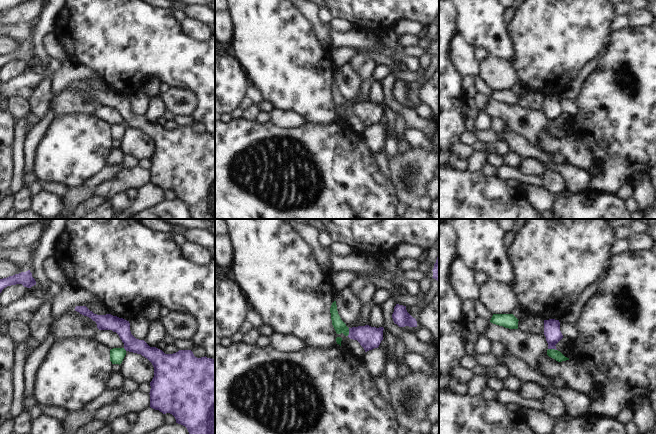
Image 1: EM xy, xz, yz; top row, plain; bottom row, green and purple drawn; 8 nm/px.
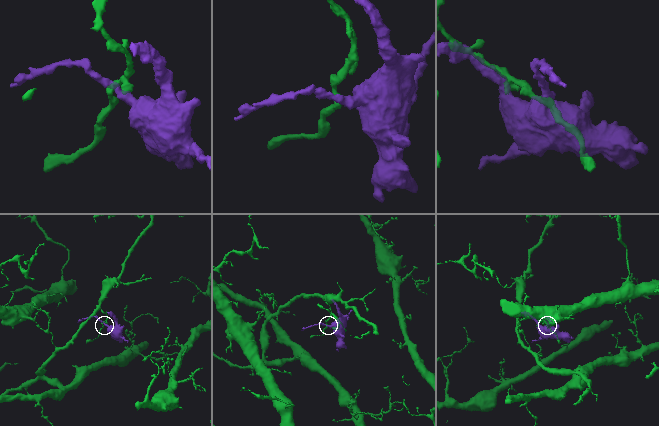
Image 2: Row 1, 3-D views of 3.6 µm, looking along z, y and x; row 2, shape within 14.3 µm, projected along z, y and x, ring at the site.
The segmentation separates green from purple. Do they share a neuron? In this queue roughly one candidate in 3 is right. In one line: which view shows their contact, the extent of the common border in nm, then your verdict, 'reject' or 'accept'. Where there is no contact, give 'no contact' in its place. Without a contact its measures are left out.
yz | 70 nm | reject

